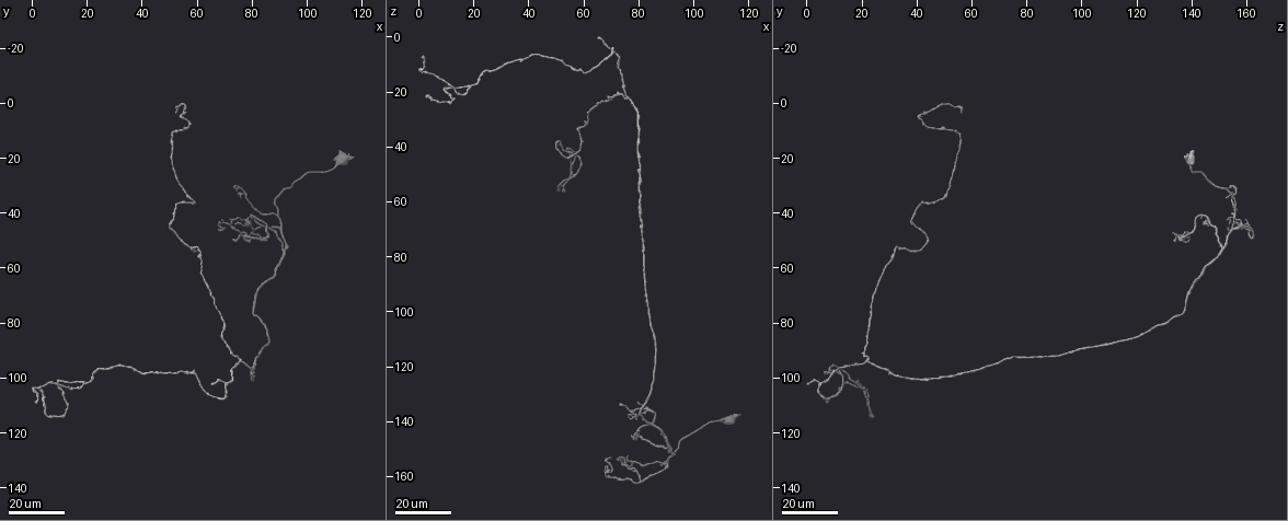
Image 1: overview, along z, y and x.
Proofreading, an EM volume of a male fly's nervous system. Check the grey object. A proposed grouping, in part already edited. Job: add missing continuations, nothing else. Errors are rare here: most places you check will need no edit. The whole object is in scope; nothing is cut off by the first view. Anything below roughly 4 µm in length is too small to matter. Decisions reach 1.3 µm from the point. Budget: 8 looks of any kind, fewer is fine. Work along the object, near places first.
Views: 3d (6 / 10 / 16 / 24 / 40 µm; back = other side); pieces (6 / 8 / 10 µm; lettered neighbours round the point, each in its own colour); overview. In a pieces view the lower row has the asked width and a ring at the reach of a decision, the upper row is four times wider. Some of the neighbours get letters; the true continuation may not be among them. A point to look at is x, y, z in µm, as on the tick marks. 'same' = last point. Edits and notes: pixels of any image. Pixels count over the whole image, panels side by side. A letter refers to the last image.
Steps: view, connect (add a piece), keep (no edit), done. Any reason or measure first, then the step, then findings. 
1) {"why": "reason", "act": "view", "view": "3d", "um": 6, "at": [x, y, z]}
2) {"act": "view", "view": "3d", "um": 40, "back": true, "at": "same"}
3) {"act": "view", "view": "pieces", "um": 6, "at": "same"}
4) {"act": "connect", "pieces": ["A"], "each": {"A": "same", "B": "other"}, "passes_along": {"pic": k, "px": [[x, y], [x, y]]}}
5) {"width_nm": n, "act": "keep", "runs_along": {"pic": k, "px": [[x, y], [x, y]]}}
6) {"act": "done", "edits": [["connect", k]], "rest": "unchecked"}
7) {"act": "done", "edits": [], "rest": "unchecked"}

{"why": "long arm stops here", "act": "view", "view": "3d", "um": 16, "at": [73, 50, 133]}

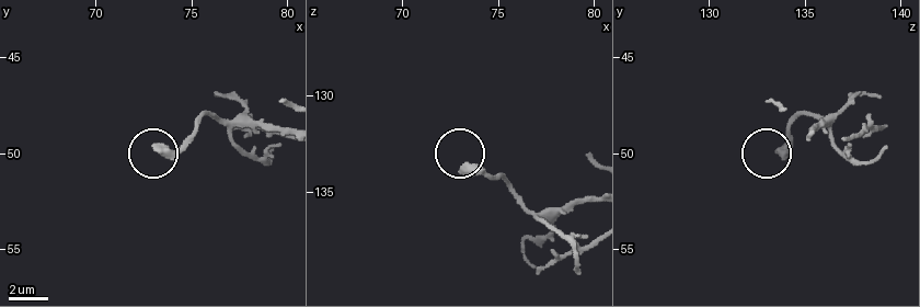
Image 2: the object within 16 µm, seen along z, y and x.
{"act": "view", "view": "pieces", "um": 10, "at": [73.1, 49.8, 133.9]}

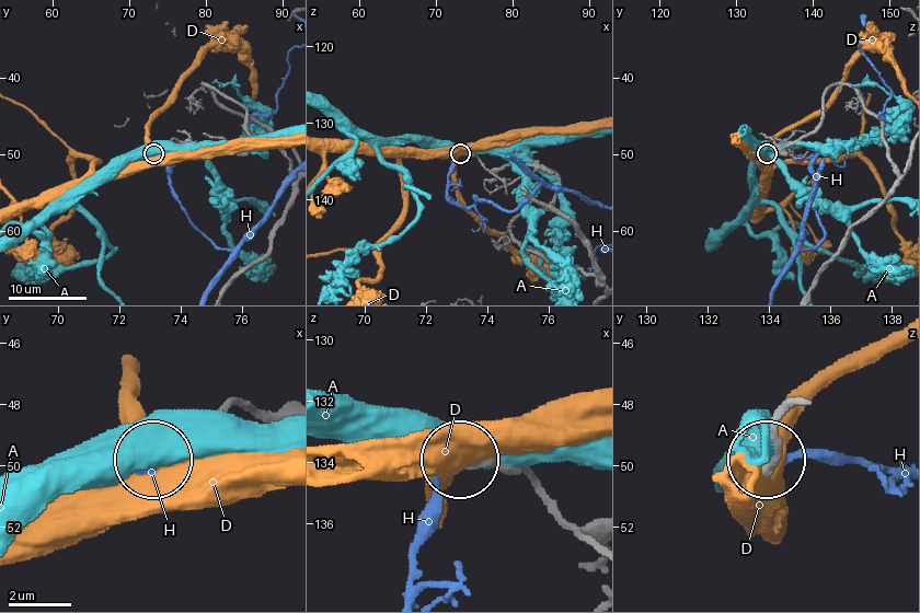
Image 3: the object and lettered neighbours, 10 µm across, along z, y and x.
{"act": "keep", "each": {"A": "other", "D": "other", "H": "other"}, "found": "none of them fits"}

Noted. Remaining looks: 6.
{"why": "branch stops here", "act": "view", "view": "3d", "um": 24, "at": [74, 44, 155]}

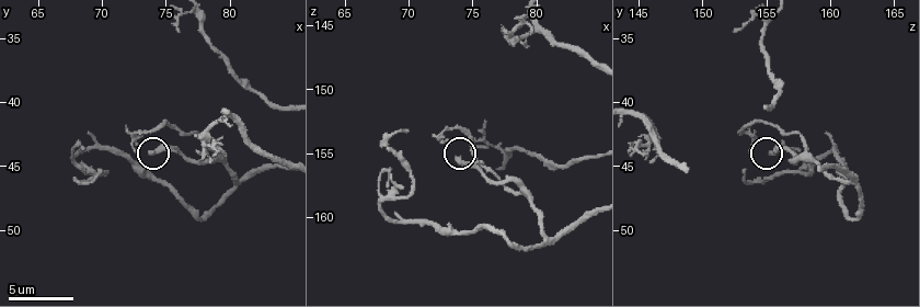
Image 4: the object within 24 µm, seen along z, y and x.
{"act": "view", "view": "pieces", "um": 10, "at": [73.8, 44.0, 155.4]}

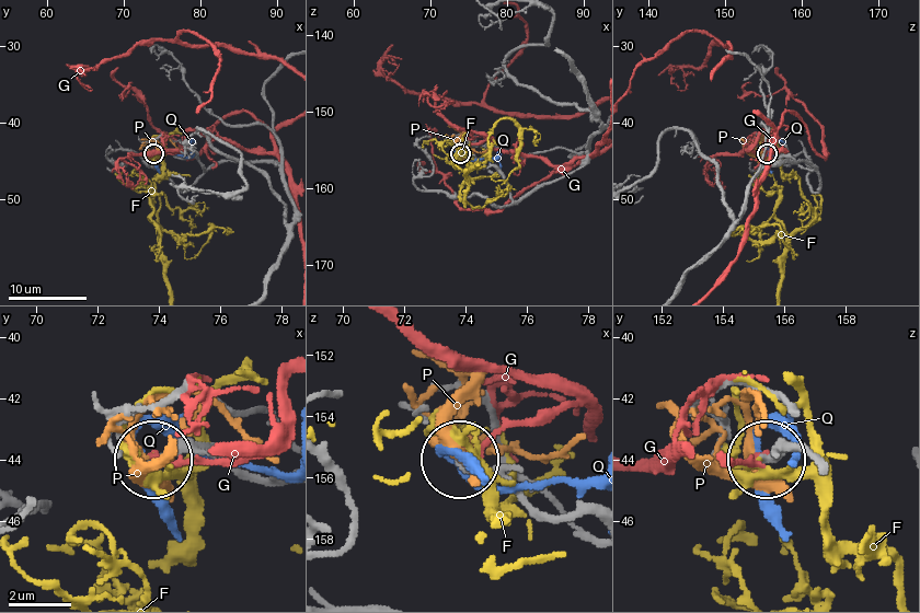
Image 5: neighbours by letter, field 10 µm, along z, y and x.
{"act": "keep", "each": {"F": "other", "G": "other", "P": "other", "Q": "other"}, "found": "no lettered piece goes on from it"}

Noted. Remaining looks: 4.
{"why": "end of a long branch", "act": "view", "view": "3d", "um": 6, "at": [69.6, 45.4, 153.2]}

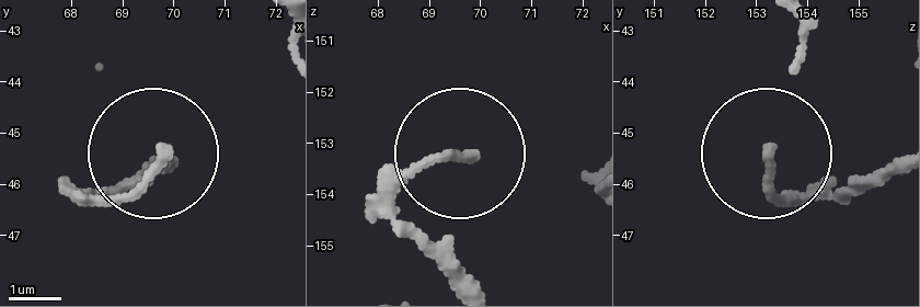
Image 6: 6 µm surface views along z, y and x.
{"act": "view", "view": "pieces", "um": 8, "at": [69.85, 45.40, 153.25]}

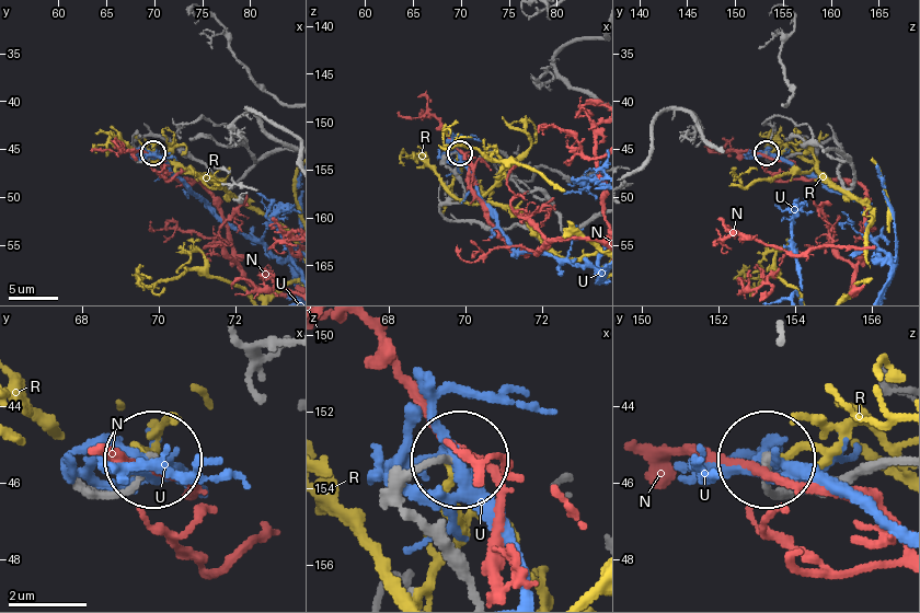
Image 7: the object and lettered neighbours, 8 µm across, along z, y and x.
{"act": "keep", "each": {"N": "other", "R": "other", "U": "other"}, "runs_along": {"pic": 7, "px": [[475, 586], [456, 546], [411, 497], [426, 467], [452, 458]]}, "found": "no lettered piece goes on from it"}

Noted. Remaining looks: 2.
{"why": "end of a long branch", "act": "view", "view": "3d", "um": 16, "at": [2, 110, 7]}

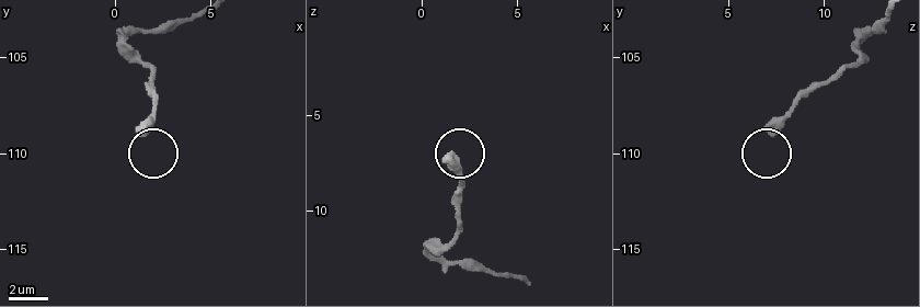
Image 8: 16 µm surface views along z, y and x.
{"act": "view", "view": "pieces", "um": 8, "at": [1.2, 108.9, 7.3]}

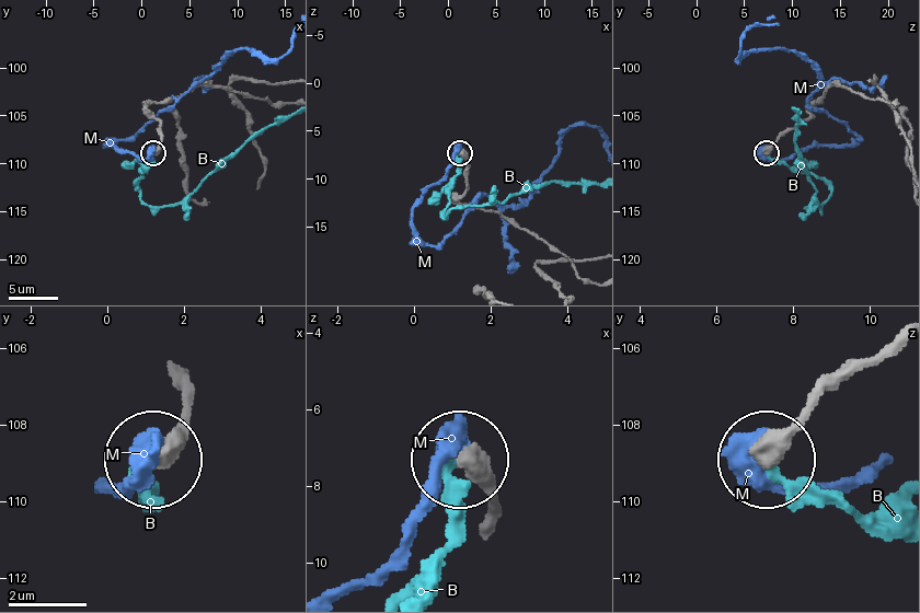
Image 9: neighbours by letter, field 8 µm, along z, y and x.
{"act": "keep", "each": {"B": "other", "M": "other"}, "found": "no lettered piece goes on from it"}

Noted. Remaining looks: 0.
{"act": "done", "edits": [], "rest": "unchecked"}

